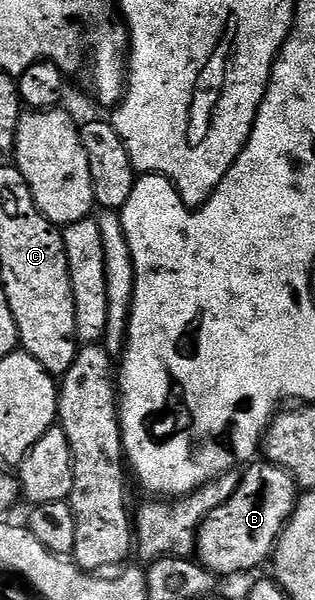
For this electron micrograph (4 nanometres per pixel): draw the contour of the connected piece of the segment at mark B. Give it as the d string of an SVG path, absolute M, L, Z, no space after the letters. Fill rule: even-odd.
M266 459L256 460L242 470L234 495L213 515L206 517L195 534L195 553L200 565L220 578L247 573L272 560L279 536L295 509L297 486L281 467Z

